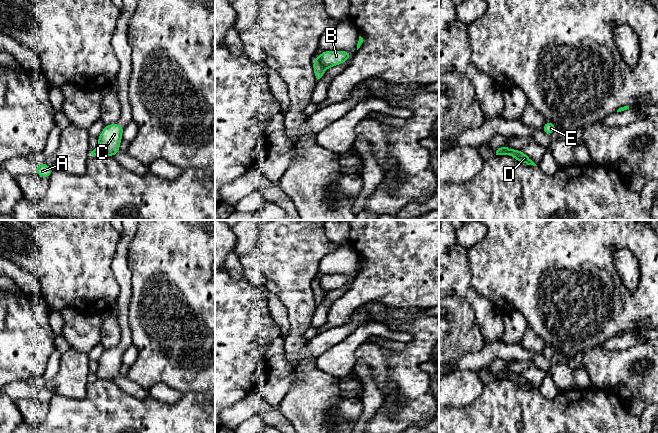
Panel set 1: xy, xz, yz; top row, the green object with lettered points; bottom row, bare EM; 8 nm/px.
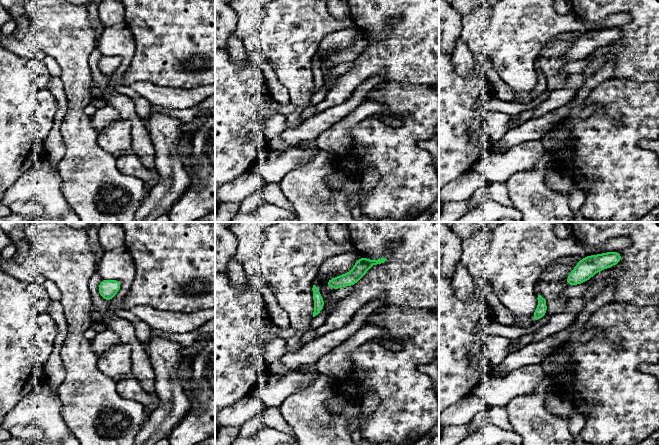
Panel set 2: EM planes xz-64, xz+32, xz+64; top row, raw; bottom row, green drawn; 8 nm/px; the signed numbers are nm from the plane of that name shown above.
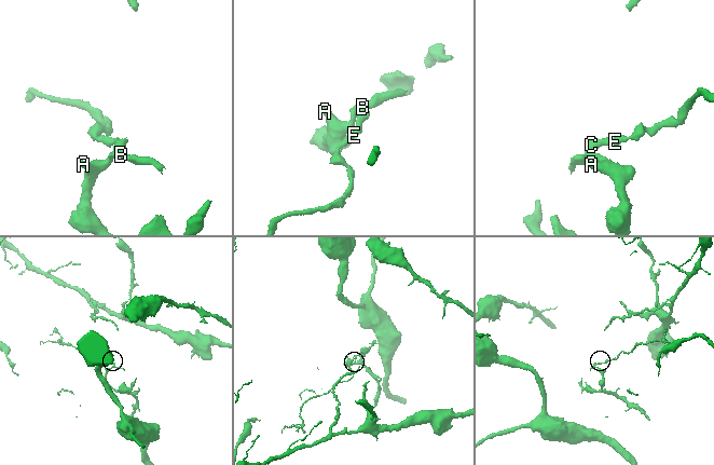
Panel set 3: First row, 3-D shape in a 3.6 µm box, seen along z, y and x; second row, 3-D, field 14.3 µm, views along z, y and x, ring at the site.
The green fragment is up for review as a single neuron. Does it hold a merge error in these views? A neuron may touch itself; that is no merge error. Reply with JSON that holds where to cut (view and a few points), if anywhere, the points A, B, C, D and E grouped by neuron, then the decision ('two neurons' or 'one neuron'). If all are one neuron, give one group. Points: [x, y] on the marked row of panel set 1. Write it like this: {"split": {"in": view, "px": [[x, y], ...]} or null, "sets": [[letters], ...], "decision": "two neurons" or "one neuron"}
{"split": {"in": "xz", "px": [[317, 59], [325, 68]]}, "sets": [["A", "D"], ["B", "C", "E"]], "decision": "two neurons"}

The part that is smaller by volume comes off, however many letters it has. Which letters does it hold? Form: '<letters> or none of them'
A, D

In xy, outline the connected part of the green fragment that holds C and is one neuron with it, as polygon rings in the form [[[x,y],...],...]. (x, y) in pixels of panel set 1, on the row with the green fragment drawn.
[[[117,123],[106,125],[98,137],[98,147],[95,150],[97,155],[113,157],[120,152],[119,146],[124,128]]]

